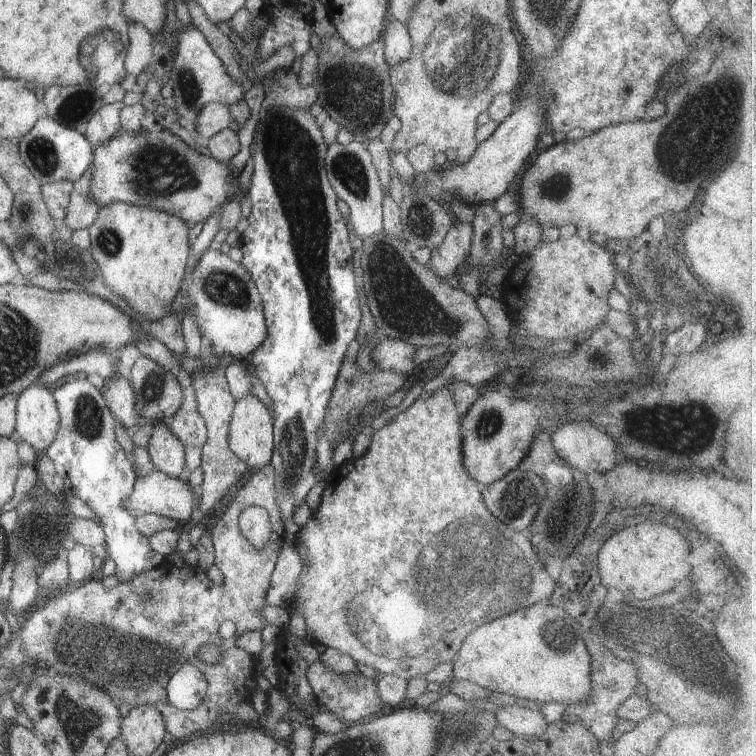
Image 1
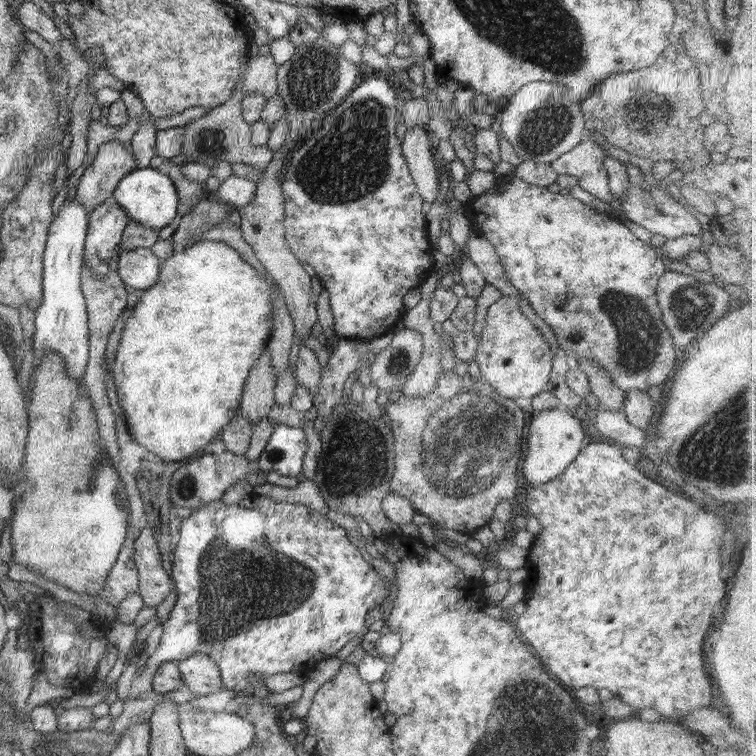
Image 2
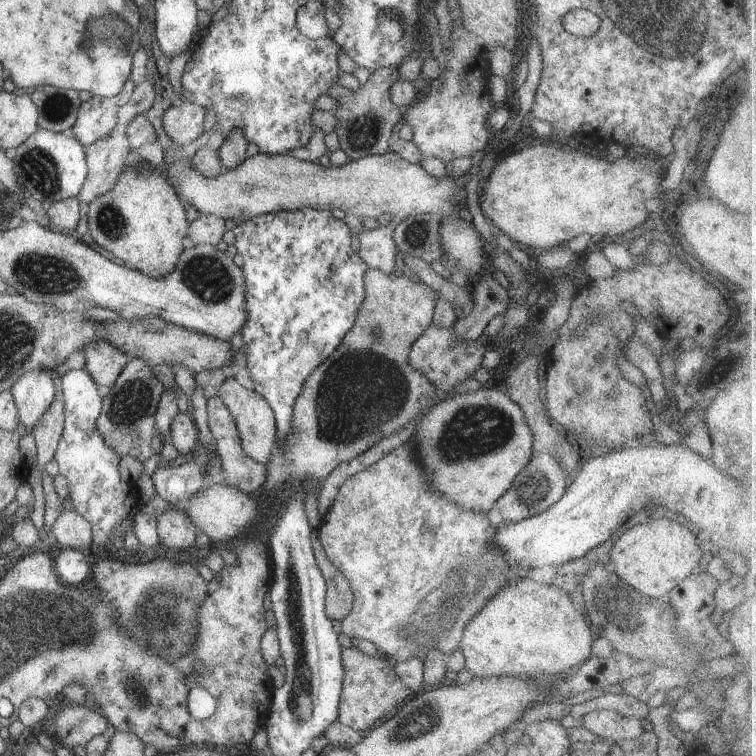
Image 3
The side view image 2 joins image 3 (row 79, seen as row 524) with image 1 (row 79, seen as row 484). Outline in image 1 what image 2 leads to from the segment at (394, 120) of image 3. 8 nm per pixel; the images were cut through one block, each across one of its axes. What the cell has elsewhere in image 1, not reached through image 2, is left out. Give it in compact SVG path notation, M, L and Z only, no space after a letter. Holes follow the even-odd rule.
M336 35L320 40L321 51L319 54L318 76L315 86L318 91L317 103L322 106L329 117L338 124L340 129L346 129L355 134L355 140L364 144L366 140L374 140L380 137L382 130L388 125L388 120L393 113L394 89L390 82L391 68L386 62L385 42L382 38L367 44L364 48L353 49Z

